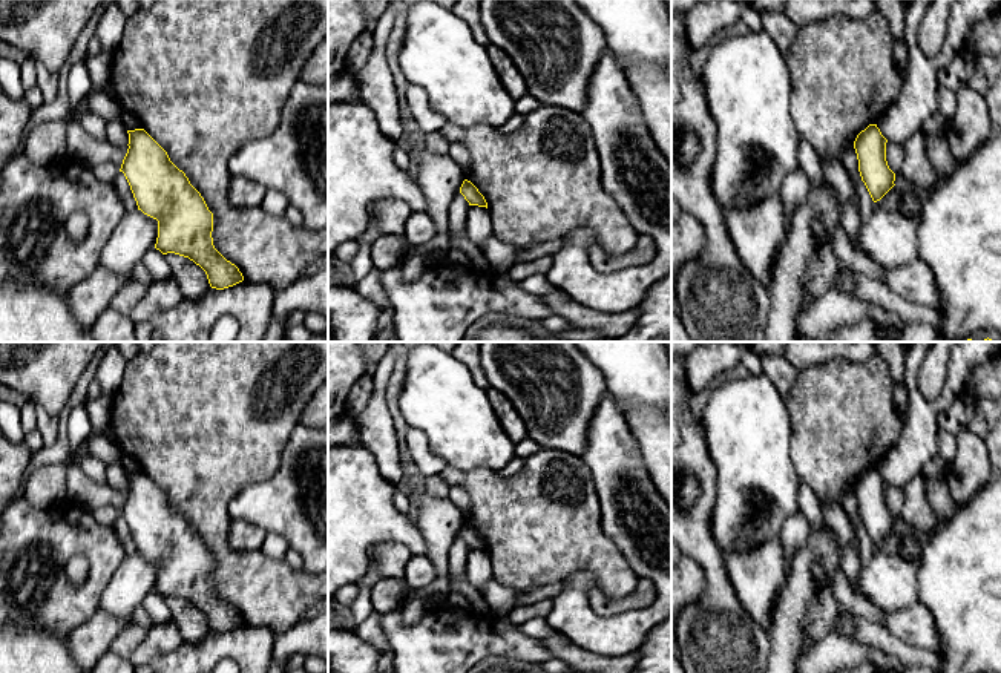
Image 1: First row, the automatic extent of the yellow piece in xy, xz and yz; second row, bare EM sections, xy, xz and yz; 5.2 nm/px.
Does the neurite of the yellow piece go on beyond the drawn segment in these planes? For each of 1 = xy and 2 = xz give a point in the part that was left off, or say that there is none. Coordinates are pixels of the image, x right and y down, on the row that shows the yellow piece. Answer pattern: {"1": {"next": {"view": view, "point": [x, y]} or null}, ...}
{"1": {"next": null}, "2": {"next": null}}

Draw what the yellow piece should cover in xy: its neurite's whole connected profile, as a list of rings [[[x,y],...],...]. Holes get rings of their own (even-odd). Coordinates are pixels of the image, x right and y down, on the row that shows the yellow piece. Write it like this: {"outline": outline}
{"outline": [[[127,130],[124,173],[138,210],[158,221],[155,248],[199,265],[212,288],[224,290],[244,281],[239,268],[213,245],[213,213],[167,152],[144,130]]]}

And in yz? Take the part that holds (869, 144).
{"outline": [[[869,124],[854,141],[858,172],[874,202],[895,185],[895,173],[886,161],[886,143],[877,124]]]}

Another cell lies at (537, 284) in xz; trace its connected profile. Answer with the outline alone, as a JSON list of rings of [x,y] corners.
[[[532,274],[520,282],[517,282],[520,288],[523,288],[524,291],[535,294],[535,296],[546,296],[549,294],[553,287],[552,284],[547,281],[546,274]]]

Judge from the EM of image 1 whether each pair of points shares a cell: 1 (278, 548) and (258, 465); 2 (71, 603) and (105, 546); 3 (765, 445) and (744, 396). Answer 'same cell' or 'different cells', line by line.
1: different cells
2: same cell
3: same cell

